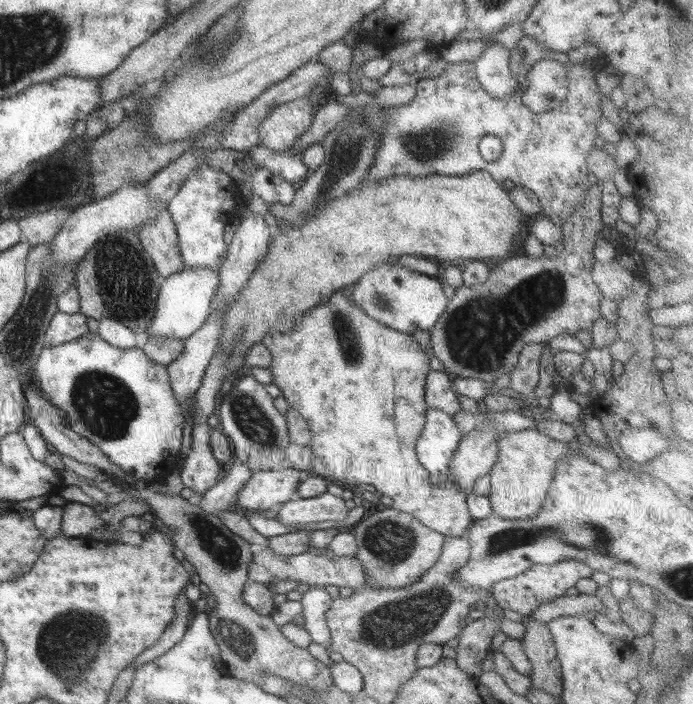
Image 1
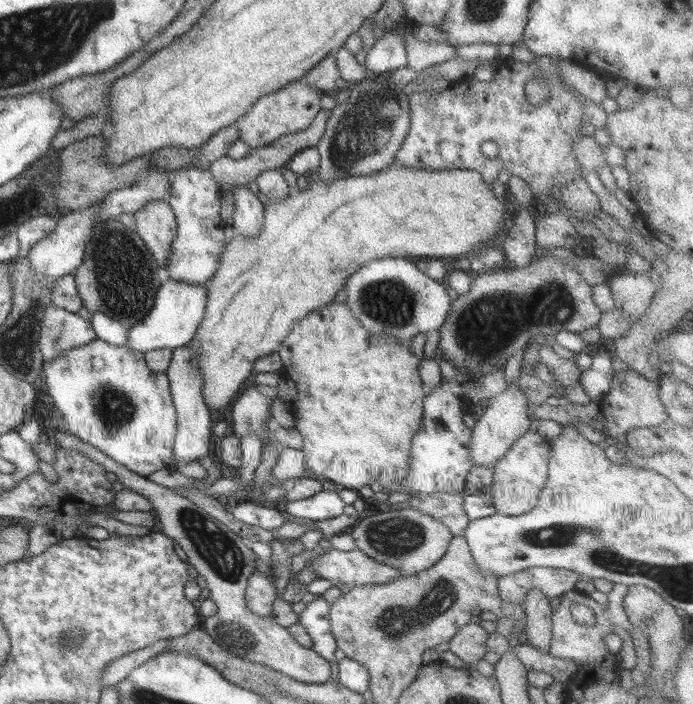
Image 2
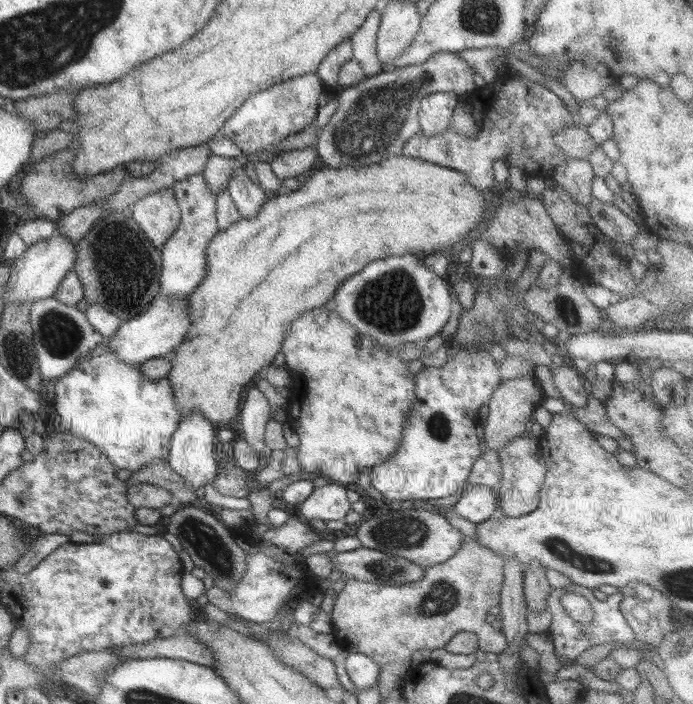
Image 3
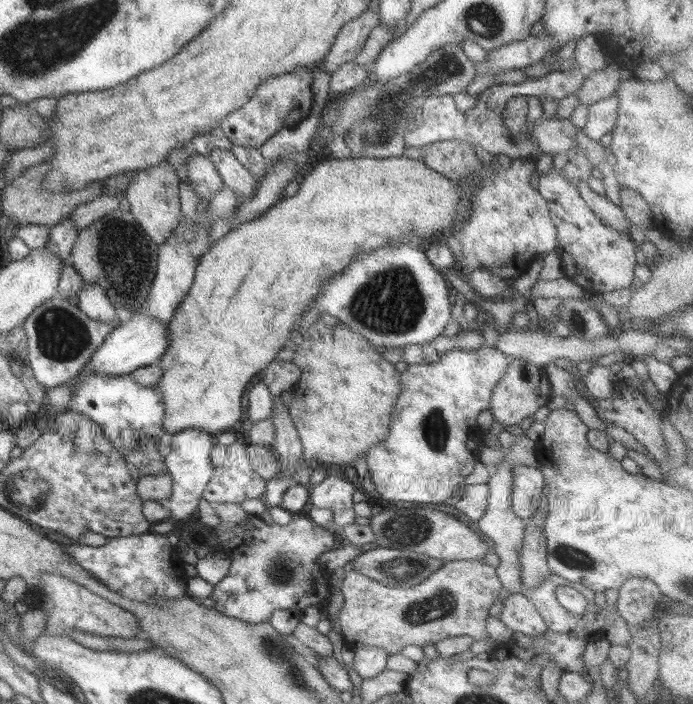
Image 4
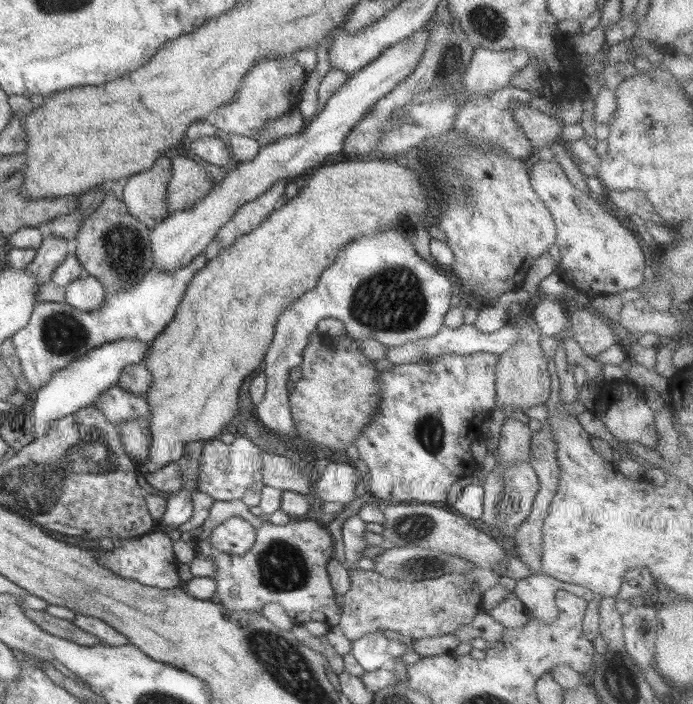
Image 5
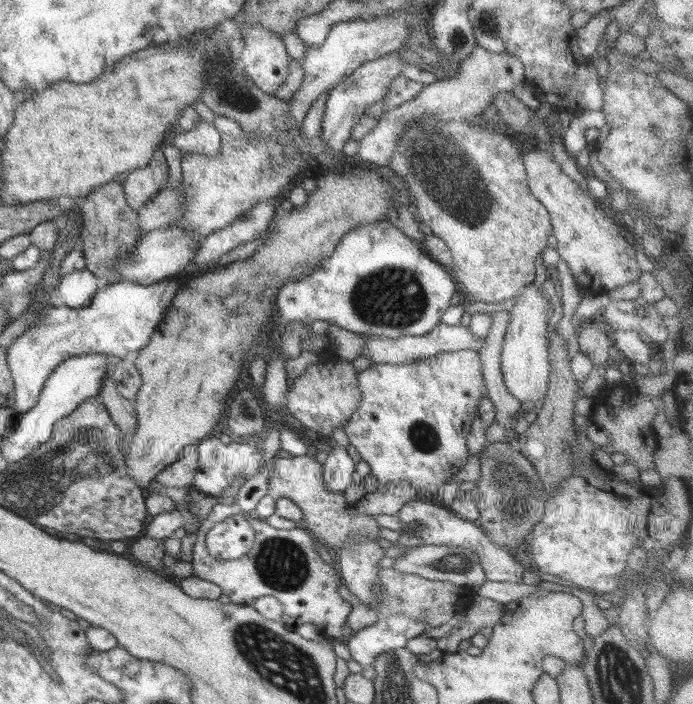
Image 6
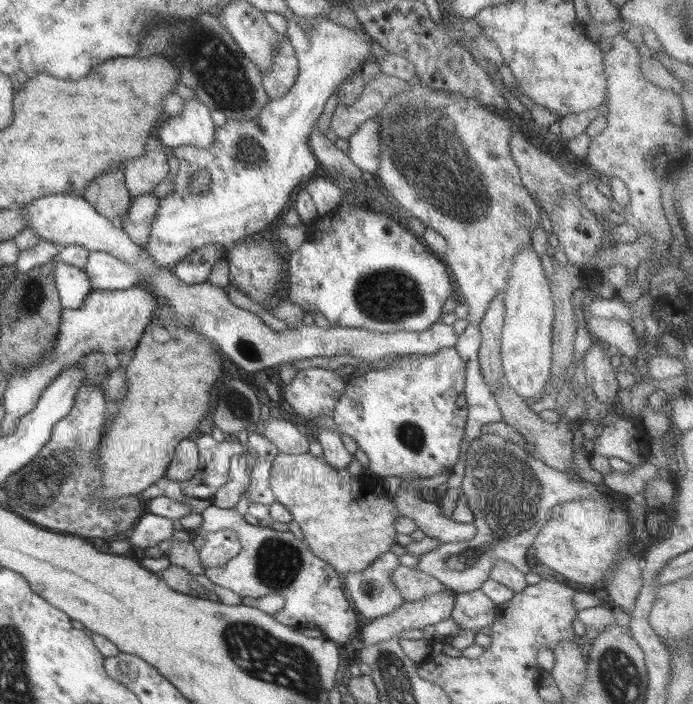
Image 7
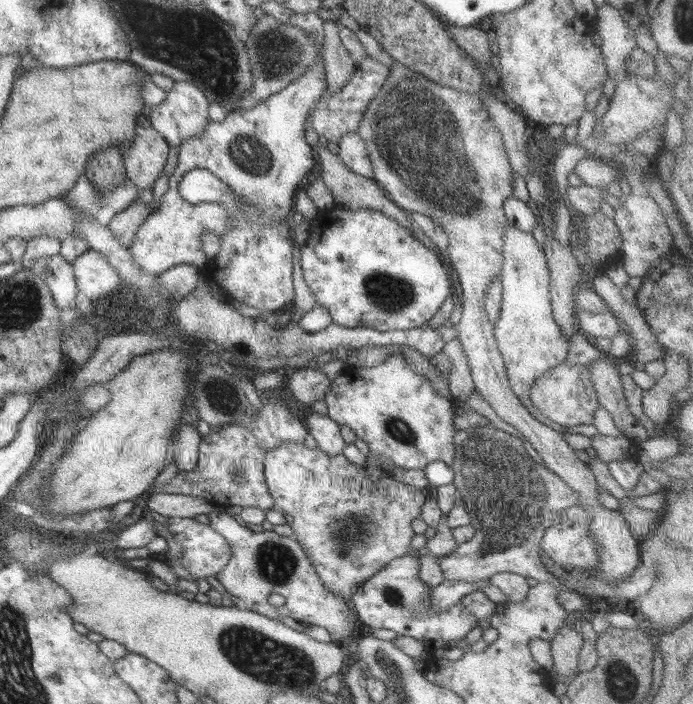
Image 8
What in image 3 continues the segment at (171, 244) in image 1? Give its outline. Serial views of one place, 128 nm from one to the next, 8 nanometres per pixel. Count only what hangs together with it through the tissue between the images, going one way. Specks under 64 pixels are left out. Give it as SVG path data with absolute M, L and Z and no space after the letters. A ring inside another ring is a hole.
M172 188L152 192L132 205L132 219L158 251L180 225L180 205Z

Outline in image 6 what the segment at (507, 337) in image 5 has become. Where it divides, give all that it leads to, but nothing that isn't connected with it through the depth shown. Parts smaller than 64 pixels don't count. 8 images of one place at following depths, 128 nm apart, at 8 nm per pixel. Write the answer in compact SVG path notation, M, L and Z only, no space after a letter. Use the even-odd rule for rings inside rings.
M438 324L430 333L424 336L400 336L400 338L390 339L384 337L363 336L365 349L361 354L363 357L375 363L386 363L392 365L407 365L418 360L436 356L442 352L456 352L459 350L480 351L484 347L484 339L474 338L466 326L447 326Z

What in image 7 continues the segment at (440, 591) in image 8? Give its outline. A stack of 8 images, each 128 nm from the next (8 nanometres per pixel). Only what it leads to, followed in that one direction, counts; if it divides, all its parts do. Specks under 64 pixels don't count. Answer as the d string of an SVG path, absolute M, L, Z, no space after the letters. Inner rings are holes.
M450 588L414 602L404 602L389 615L372 619L362 626L362 642L370 646L383 640L398 638L404 630L422 629L448 619L453 609L454 596Z

